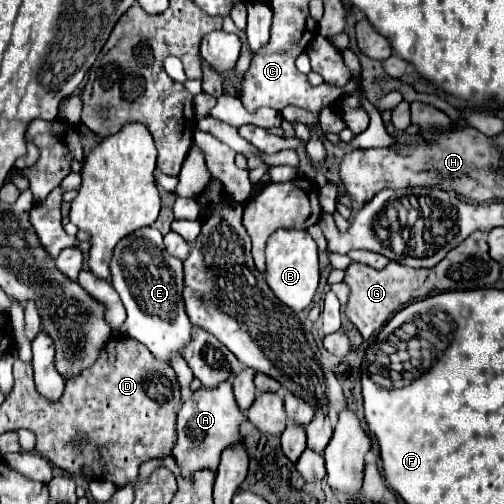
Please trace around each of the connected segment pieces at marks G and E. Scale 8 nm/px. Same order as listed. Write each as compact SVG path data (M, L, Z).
M477 231L471 237L467 237L461 245L451 249L447 257L431 269L413 269L391 261L385 269L377 271L369 265L351 263L345 271L345 283L351 287L351 297L345 315L359 329L361 337L369 339L401 309L401 305L407 305L413 299L423 299L433 293L455 291L455 289L493 287L497 279L499 279L499 265L489 257L485 233Z
M143 227L143 231L131 233L115 245L113 257L109 263L109 271L111 271L111 283L127 309L127 319L121 325L119 333L143 343L159 361L171 365L173 355L181 357L181 349L191 341L189 317L185 317L185 305L181 303L183 263L177 261L175 257L167 255L165 245L163 245L163 235L155 227Z

